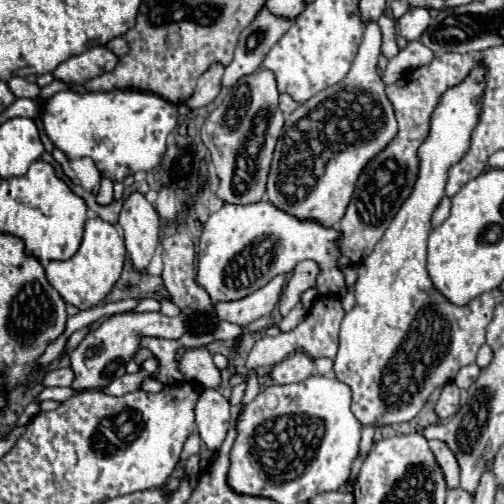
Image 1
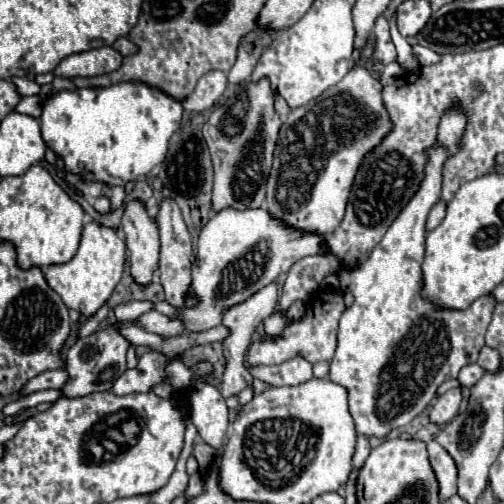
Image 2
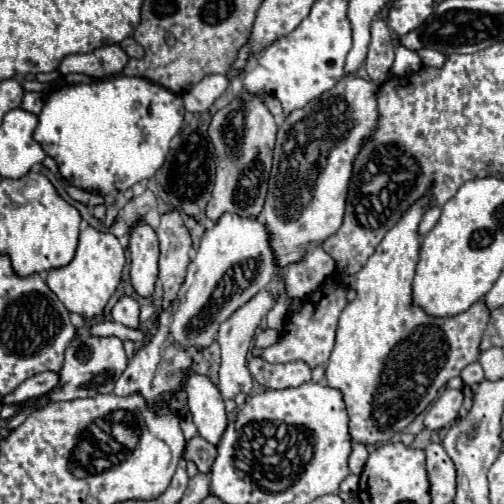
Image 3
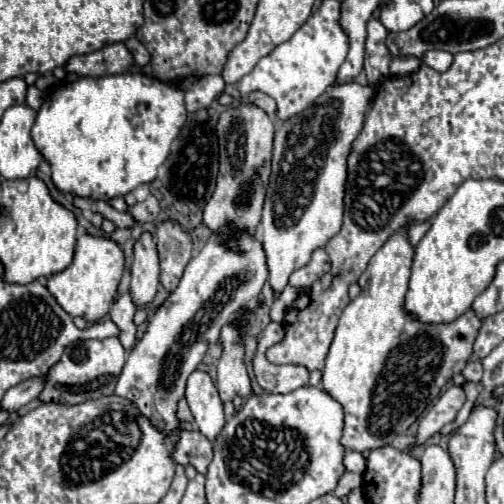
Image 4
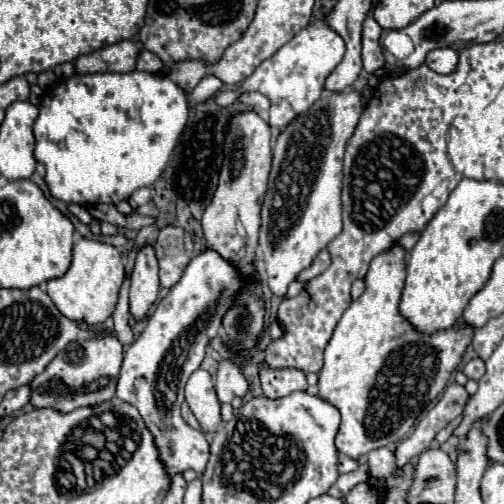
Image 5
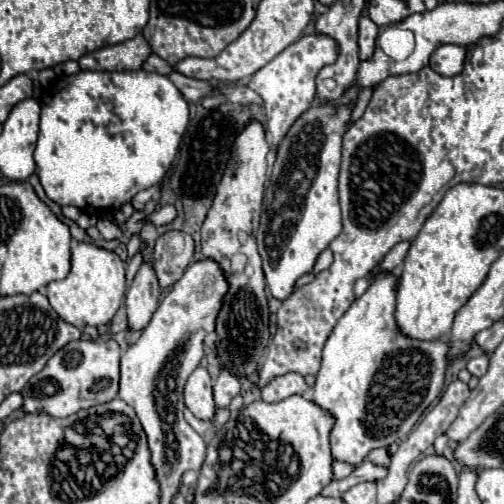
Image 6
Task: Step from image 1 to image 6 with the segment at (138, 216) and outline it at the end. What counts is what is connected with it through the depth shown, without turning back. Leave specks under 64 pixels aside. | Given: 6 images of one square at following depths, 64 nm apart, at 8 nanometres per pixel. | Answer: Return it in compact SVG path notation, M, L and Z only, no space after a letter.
M142 262L124 300L128 324L132 330L146 328L148 320L152 318L152 312L156 312L158 308L158 296L160 296L160 286L154 266L152 262Z

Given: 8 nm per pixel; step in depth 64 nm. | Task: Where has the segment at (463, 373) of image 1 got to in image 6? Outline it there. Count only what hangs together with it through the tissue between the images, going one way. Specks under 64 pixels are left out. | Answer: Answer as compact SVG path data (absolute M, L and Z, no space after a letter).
M480 354L480 356L472 358L472 360L468 362L466 370L468 370L472 376L482 378L482 376L484 376L484 372L488 370L488 356L486 356L486 354Z

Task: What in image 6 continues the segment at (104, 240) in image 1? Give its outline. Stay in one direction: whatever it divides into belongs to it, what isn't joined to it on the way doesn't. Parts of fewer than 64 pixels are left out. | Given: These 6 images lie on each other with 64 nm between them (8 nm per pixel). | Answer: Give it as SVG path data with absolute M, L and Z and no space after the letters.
M76 242L72 246L72 268L64 280L50 282L46 286L46 296L58 316L78 328L84 326L102 326L108 324L118 308L124 302L126 278L124 278L124 262L116 252L104 250L96 244Z

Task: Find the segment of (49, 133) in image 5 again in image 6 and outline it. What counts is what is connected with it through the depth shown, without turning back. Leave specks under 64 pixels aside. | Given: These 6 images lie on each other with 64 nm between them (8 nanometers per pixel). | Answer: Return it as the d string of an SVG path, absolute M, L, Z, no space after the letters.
M78 72L56 80L40 98L40 132L34 150L36 166L40 168L40 182L54 202L60 206L76 206L88 214L100 210L118 210L130 202L136 192L158 184L182 140L188 126L188 102L168 76L156 72Z

